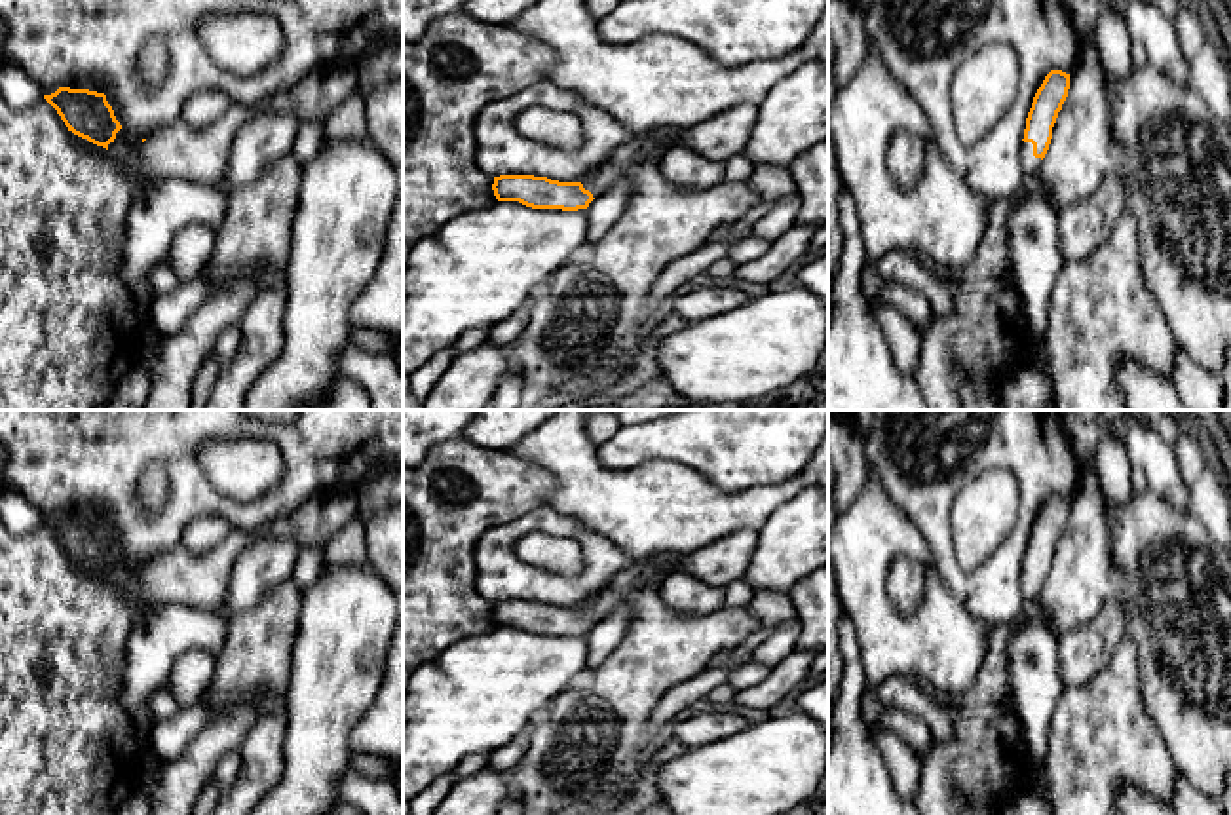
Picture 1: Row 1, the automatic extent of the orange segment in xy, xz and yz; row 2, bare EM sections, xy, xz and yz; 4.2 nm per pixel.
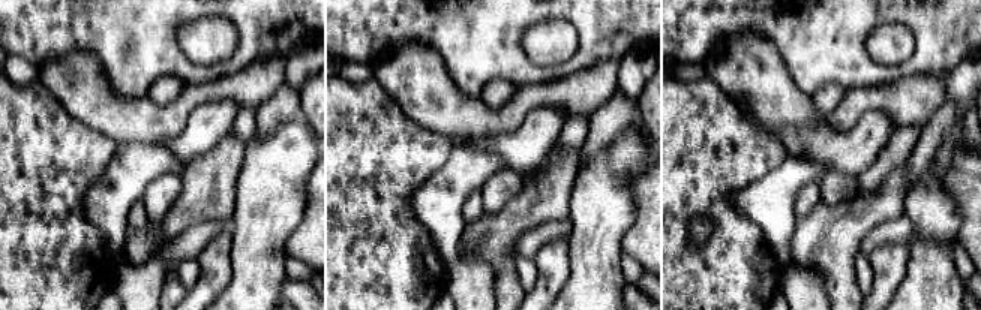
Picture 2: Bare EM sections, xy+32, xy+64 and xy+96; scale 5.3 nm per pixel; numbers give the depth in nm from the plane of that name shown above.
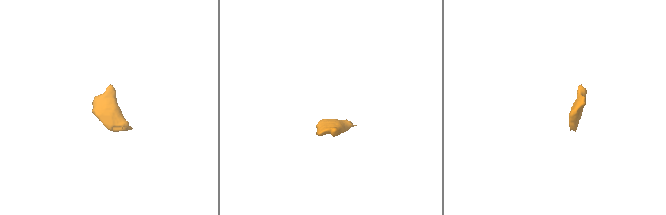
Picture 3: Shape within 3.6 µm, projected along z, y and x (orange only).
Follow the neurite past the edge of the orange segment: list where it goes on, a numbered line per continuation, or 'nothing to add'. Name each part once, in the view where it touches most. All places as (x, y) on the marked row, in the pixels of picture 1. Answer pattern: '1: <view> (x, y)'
1: yz (1030, 164)

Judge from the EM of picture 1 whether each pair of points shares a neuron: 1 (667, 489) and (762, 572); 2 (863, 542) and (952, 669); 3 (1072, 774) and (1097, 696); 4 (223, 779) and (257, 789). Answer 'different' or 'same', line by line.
1: different
2: same
3: same
4: different

